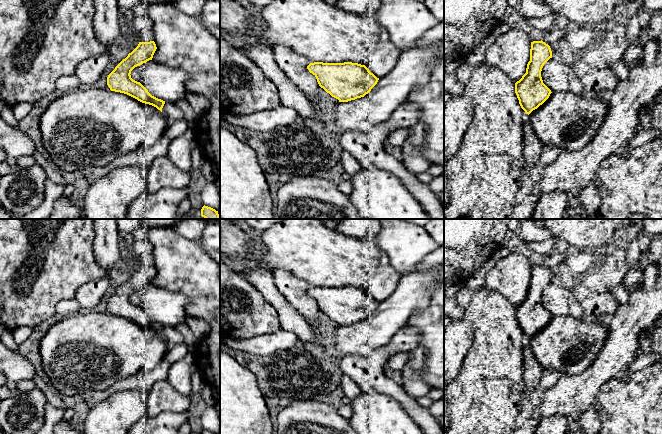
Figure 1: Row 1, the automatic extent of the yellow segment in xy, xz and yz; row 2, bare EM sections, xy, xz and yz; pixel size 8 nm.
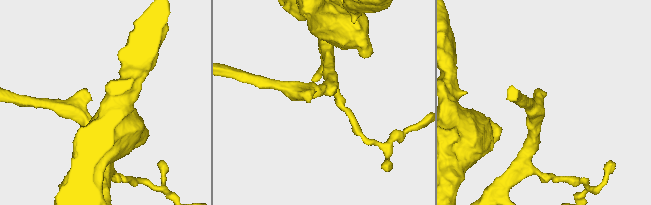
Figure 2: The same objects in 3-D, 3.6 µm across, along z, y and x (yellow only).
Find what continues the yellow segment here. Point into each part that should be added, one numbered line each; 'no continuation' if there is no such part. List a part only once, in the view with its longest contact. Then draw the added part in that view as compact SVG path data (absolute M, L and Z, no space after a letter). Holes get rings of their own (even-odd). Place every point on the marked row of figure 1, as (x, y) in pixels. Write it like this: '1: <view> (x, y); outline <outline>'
1: xy (147, 35); outline M144 30L141 31L139 34L136 34L136 39L138 42L150 42L154 40L154 31L151 30Z

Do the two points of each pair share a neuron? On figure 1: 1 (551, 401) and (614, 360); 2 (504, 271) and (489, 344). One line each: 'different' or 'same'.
1: same
2: different

